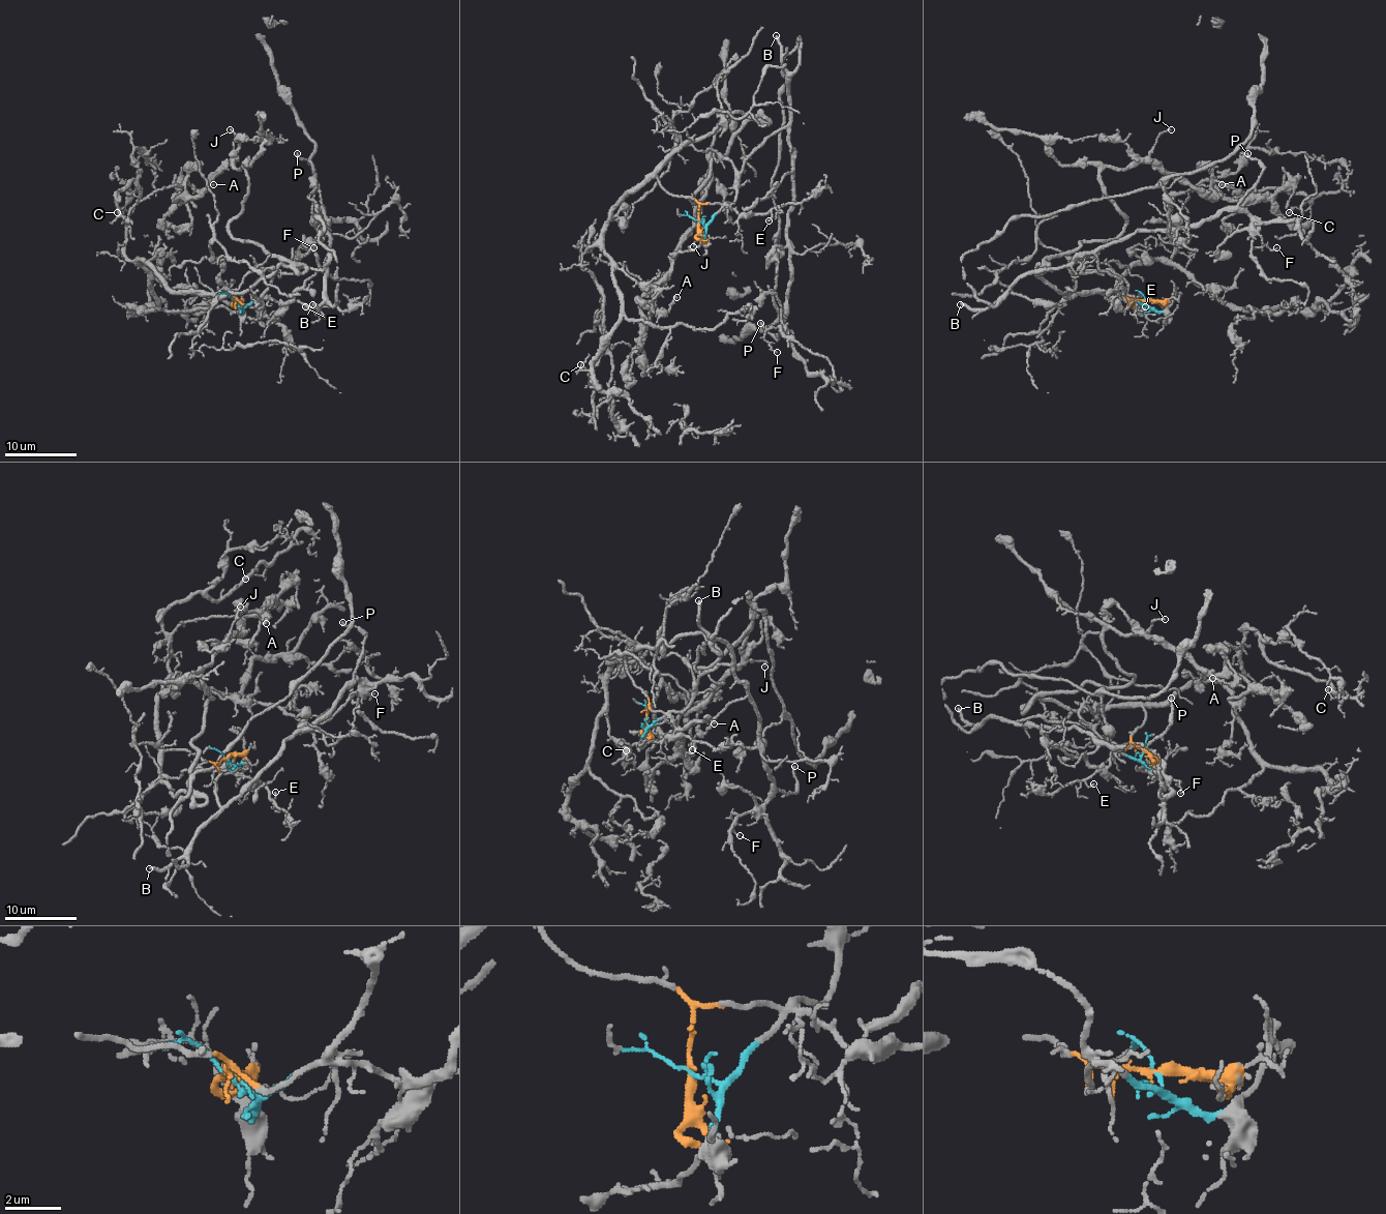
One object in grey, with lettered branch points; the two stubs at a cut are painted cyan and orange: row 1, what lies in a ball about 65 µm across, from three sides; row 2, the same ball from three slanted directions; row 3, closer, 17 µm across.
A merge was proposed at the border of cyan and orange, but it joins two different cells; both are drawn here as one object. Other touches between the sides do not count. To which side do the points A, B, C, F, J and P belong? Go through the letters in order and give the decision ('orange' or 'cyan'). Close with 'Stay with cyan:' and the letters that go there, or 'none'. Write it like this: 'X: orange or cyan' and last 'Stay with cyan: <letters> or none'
A: orange
B: cyan
C: orange
F: cyan
J: orange
P: cyan
Stay with cyan: B, F, P

